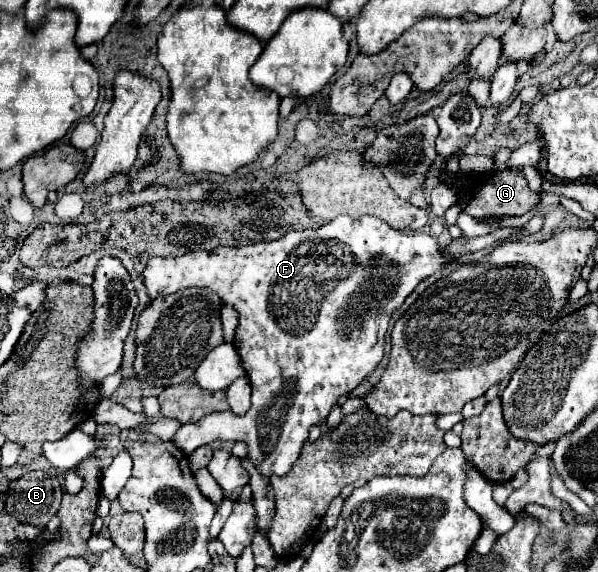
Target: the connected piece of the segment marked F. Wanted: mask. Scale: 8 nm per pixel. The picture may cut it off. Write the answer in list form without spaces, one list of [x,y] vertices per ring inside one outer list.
[[[339,215],[319,229],[289,231],[271,243],[217,247],[211,251],[197,249],[175,259],[149,259],[145,287],[151,299],[167,295],[169,289],[187,289],[195,285],[213,289],[225,303],[231,303],[237,309],[239,327],[233,345],[253,387],[251,407],[245,415],[211,413],[201,417],[199,423],[189,421],[179,427],[173,443],[183,449],[183,453],[191,455],[197,447],[215,441],[243,441],[247,445],[247,459],[261,473],[265,485],[271,483],[273,475],[287,475],[309,437],[309,429],[321,425],[331,407],[361,385],[361,381],[381,363],[385,333],[393,311],[403,305],[407,295],[423,279],[453,261],[445,257],[443,251],[439,241],[427,233],[399,233],[371,215],[357,219]]]

